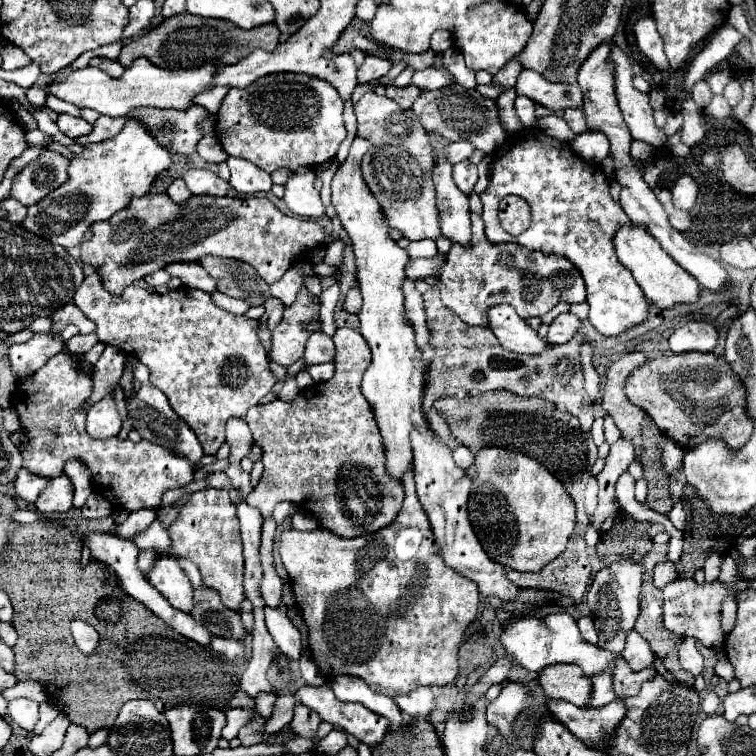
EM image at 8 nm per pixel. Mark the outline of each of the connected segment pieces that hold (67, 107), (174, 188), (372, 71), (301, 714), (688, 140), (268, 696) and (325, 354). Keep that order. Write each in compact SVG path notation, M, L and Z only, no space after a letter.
M53 95L47 97L47 105L49 109L53 109L55 113L69 113L69 115L75 115L75 117L81 117L81 109L79 107L73 107L73 103L65 103L61 99L53 99Z
M175 179L173 181L173 185L167 189L167 195L175 201L175 203L185 203L189 197L191 197L191 193L189 193L189 189L185 187L185 183L183 183L183 179Z
M367 55L363 65L357 69L357 83L359 85L365 85L369 81L375 81L375 79L381 79L383 75L387 75L391 69L391 63L385 61L385 59L377 59L373 55Z
M295 703L295 717L291 721L291 729L295 735L301 735L301 737L313 737L317 733L317 727L321 723L321 717L305 707L303 703Z
M687 99L683 103L683 117L685 117L685 123L683 123L683 129L681 129L681 141L685 145L693 147L705 135L703 125L701 125L701 107L697 107L693 99Z
M261 693L261 695L257 695L255 697L255 701L257 701L257 713L267 719L271 715L271 709L273 709L275 699L277 699L275 693Z
M317 331L305 343L305 351L301 357L301 361L303 361L301 369L307 369L307 367L319 365L319 363L329 363L329 361L333 361L333 357L335 357L333 339L327 337L323 331Z

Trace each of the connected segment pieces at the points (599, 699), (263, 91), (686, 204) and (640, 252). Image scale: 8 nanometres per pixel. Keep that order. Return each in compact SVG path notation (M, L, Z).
M607 667L593 675L593 699L591 707L601 707L605 703L611 703L615 699L613 693L613 667Z
M293 73L265 75L265 79L257 79L257 83L251 83L245 91L237 91L235 87L229 89L217 111L215 135L229 155L247 159L267 173L281 167L289 171L295 171L297 167L315 169L335 157L341 141L347 135L343 125L343 99L331 83L317 77Z
M683 175L677 179L671 193L673 193L673 203L677 207L691 209L695 205L695 199L697 199L697 183L691 175Z
M637 225L619 227L619 231L615 235L615 247L617 247L619 261L633 273L633 277L635 277L637 285L643 289L645 297L659 309L673 309L675 305L695 303L699 299L701 287L693 279L693 275L689 275L681 265L677 265L673 259L669 259L669 255L665 255L665 251L661 251L661 245L657 243L657 239L653 239L643 227L637 227Z

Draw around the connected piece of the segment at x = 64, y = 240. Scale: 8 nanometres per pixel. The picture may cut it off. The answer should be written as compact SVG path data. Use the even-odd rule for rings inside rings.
M129 119L121 133L113 139L85 145L83 153L71 159L69 181L31 205L23 227L51 243L65 249L75 247L91 239L91 225L111 219L117 211L125 209L133 197L143 197L151 191L155 177L169 169L171 155L141 127L141 123Z

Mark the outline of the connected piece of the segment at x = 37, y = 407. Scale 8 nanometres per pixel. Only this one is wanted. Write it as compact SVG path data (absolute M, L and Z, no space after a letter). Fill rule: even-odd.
M61 351L61 353L53 355L39 371L17 381L17 389L13 395L13 409L19 413L21 427L25 433L25 441L19 445L19 451L23 455L23 467L29 469L29 473L33 473L37 477L55 479L55 477L63 475L63 467L69 459L79 459L91 471L95 491L105 495L113 503L113 507L125 509L129 513L145 509L145 507L157 511L161 507L165 491L185 487L193 481L193 473L195 473L193 463L189 459L181 459L179 453L175 453L167 447L149 443L149 441L133 443L129 439L117 439L117 437L101 441L101 439L89 437L85 431L87 409L83 409L83 405L91 397L91 391L93 391L91 377L73 365L69 351Z

